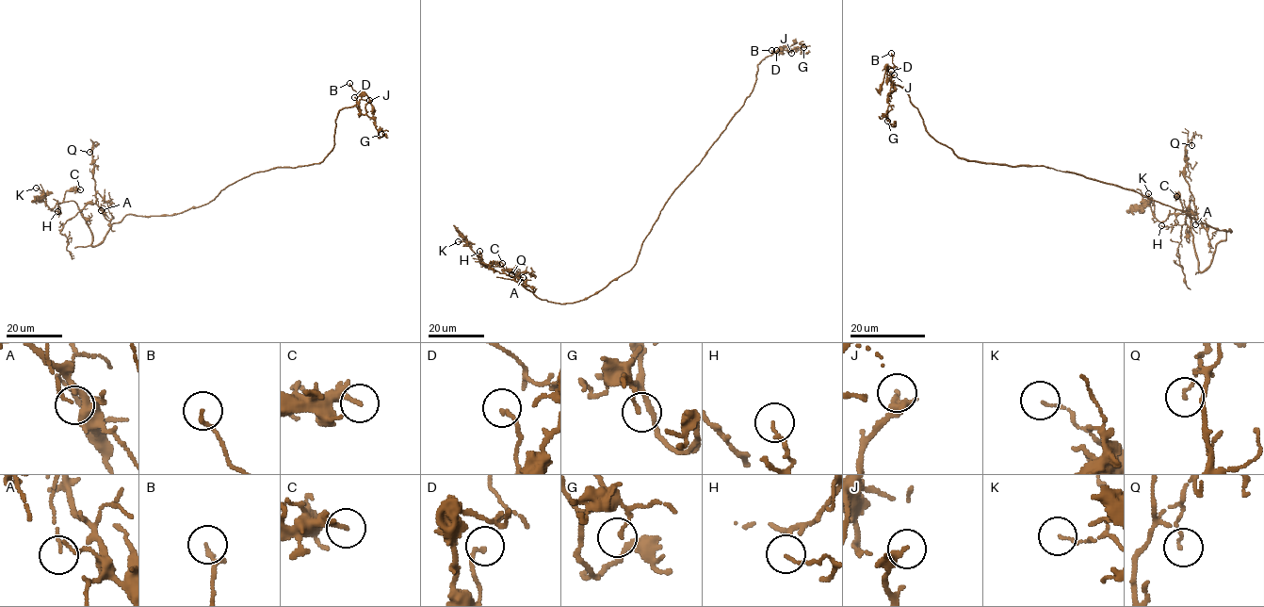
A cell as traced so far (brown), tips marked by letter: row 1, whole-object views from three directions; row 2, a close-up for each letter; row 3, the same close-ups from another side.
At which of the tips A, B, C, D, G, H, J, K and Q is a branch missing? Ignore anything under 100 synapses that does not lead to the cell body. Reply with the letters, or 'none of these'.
none of these

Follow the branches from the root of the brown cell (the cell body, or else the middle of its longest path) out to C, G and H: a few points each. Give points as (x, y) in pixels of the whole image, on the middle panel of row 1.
C: (644, 239), (629, 270), (573, 303), (539, 299), (511, 276), (485, 267), (502, 263)
G: (644, 239), (672, 191), (700, 163), (750, 94), (759, 63), (777, 50), (803, 47)
H: (644, 239), (629, 270), (592, 295), (565, 303), (539, 299), (511, 276), (485, 268), (479, 261), (479, 251)

